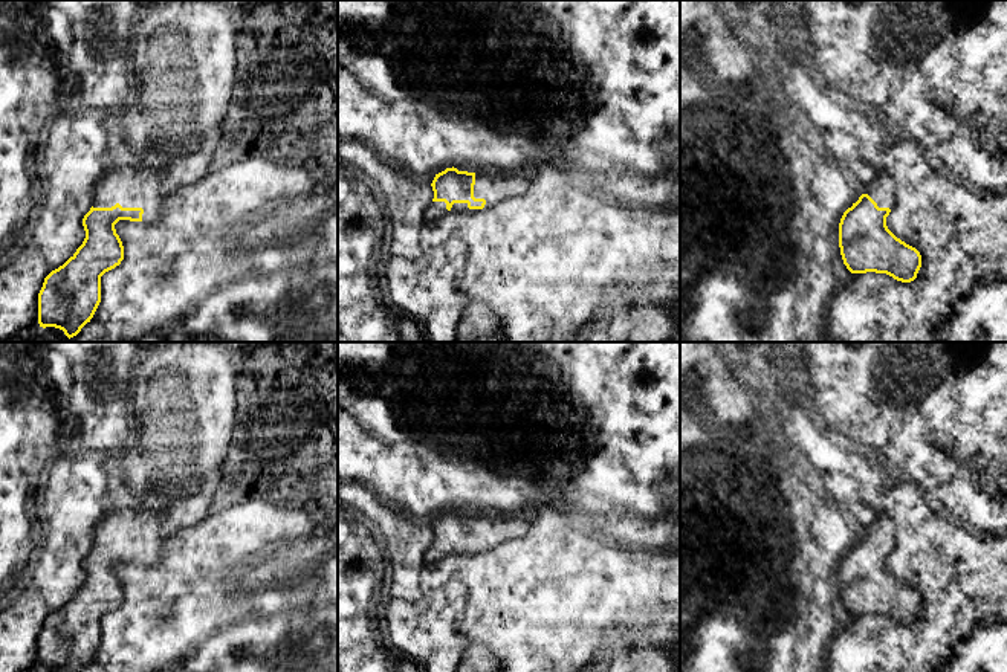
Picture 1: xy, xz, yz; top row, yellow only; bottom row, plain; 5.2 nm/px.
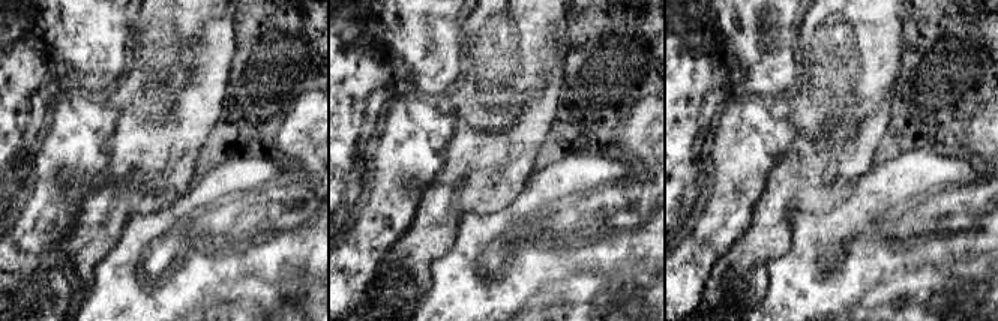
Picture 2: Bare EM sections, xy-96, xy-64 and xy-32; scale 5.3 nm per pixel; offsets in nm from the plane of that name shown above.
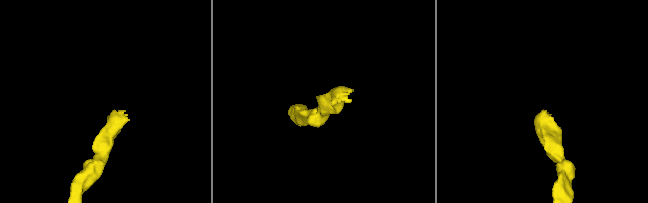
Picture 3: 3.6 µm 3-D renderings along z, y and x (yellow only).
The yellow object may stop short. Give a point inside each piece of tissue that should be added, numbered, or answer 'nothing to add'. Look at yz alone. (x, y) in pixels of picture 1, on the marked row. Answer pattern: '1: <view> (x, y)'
1: yz (882, 190)

